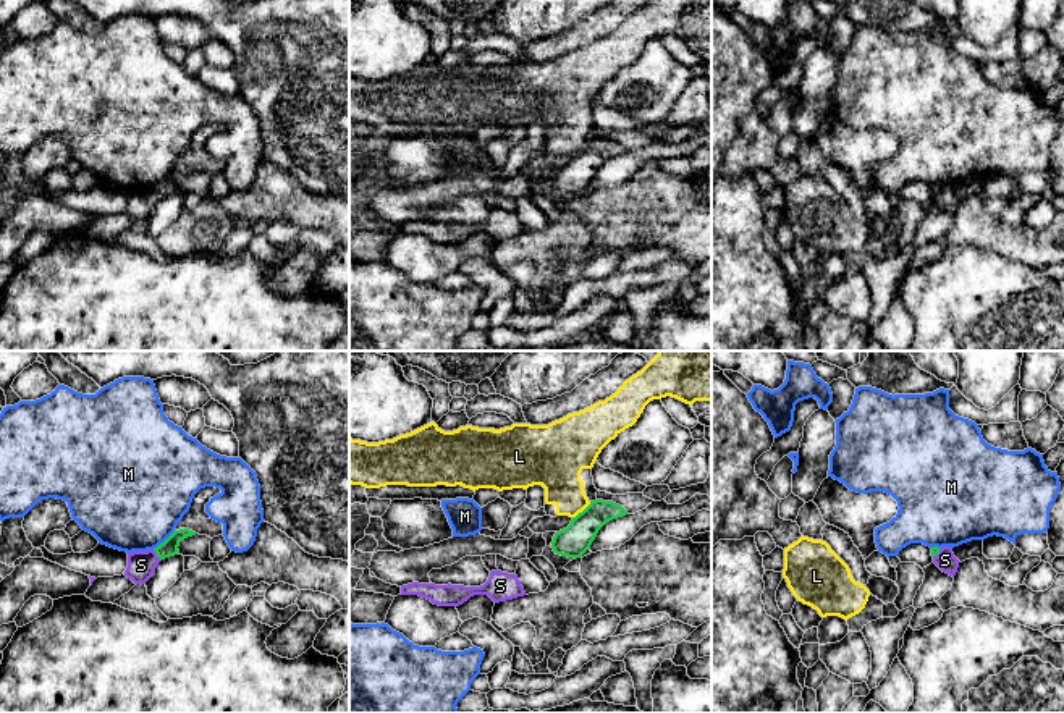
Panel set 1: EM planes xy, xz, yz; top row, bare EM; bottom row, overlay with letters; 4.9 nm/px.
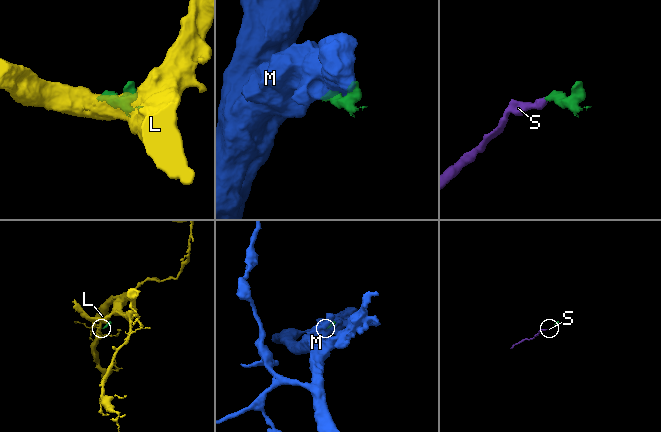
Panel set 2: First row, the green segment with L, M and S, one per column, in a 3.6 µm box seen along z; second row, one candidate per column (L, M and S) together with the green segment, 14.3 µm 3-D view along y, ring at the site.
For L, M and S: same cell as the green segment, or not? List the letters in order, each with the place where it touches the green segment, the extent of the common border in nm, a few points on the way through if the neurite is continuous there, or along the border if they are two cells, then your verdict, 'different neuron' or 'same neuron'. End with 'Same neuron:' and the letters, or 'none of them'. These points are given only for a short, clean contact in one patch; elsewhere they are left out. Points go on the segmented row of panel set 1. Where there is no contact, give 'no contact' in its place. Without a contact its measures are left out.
L: contact xz (582, 511); length 130 nm; border xz (591, 502), (573, 518); different neuron
M: contact xy (165, 540); length 150 nm; different neuron
S: contact xy (157, 555); length 70 nm; way xy (168, 548), (157, 555), (141, 565); same neuron
Same neuron: S

